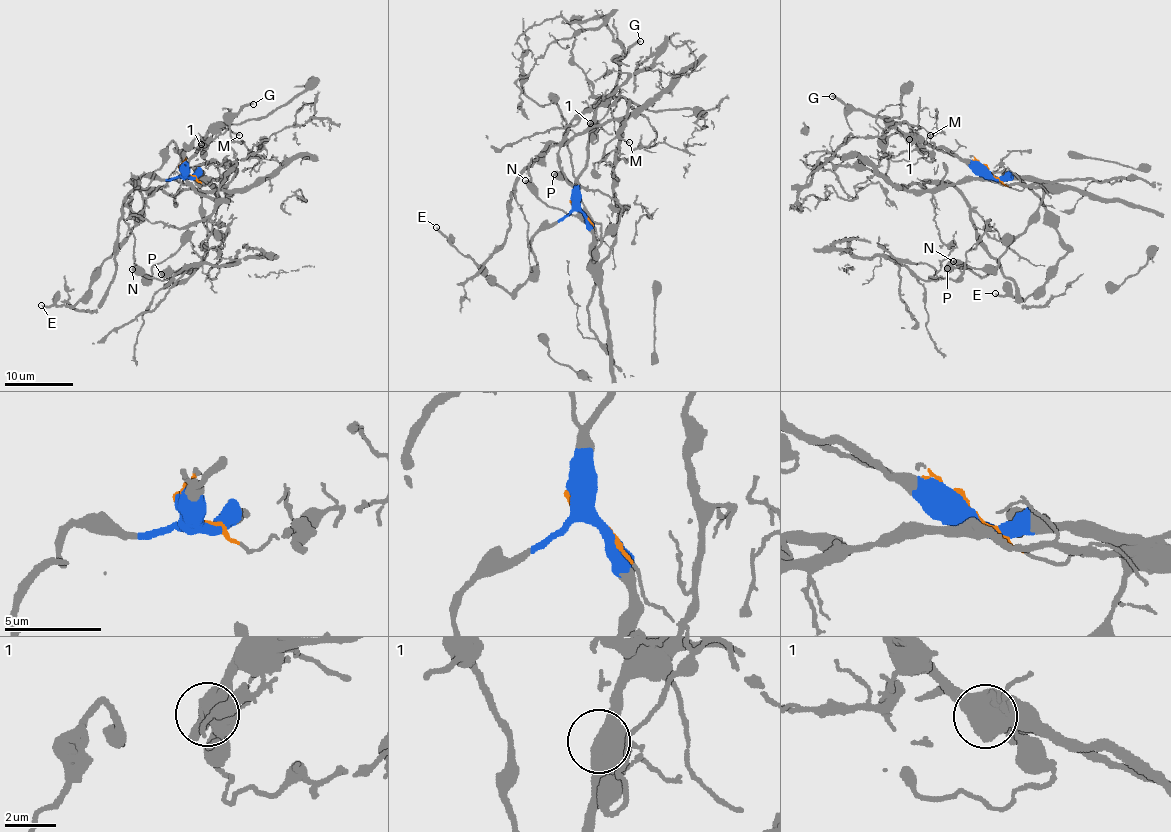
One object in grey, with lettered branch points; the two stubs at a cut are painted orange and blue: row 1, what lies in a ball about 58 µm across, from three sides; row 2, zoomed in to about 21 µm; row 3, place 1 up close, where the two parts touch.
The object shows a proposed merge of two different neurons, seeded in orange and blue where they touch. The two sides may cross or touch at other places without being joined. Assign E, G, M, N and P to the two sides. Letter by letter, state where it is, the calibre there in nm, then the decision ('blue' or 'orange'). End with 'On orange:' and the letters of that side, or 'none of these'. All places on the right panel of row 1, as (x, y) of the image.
E: place (995, 293); calibre 200 nm; blue
G: place (832, 96); calibre 280 nm; blue
M: place (930, 135); calibre 150 nm; blue
N: place (953, 261); calibre 550 nm; blue
P: place (947, 268); calibre 700 nm; blue
On orange: none of these

